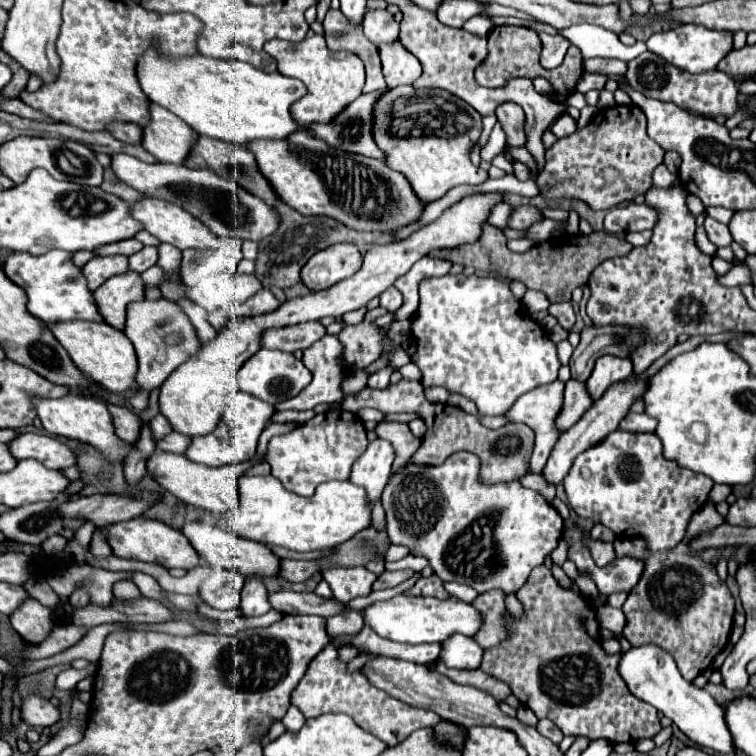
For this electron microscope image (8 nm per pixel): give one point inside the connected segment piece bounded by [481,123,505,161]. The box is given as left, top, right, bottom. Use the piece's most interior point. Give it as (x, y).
(496, 142)

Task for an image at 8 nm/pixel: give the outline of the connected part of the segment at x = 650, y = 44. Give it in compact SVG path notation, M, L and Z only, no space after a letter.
M677 25L667 31L653 33L647 39L647 49L669 61L671 65L689 71L689 73L707 73L715 71L719 61L733 51L733 33L731 31L715 31L701 25Z

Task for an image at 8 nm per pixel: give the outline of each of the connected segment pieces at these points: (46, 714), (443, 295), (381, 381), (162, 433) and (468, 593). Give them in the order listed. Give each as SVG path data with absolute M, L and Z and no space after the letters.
M31 693L21 701L21 719L33 727L51 727L59 717L59 709L39 693Z
M445 275L423 279L421 303L417 317L411 321L413 337L417 341L417 353L411 357L423 373L423 385L439 385L447 391L461 393L475 401L479 413L483 415L503 415L519 395L545 385L557 379L559 359L557 347L549 339L547 331L533 321L529 315L523 315L521 303L515 301L509 285L495 277L465 277L465 275Z
M385 367L385 369L379 369L377 373L373 373L371 377L369 377L369 387L373 387L373 389L385 389L387 385L389 385L389 377L393 375L393 372L397 371L397 367Z
M155 415L149 421L149 427L151 427L153 441L159 441L159 439L163 439L163 437L167 437L171 433L171 425L169 425L169 421L163 415Z
M447 581L447 583L445 583L445 589L447 589L453 597L463 599L463 601L467 601L467 603L471 603L471 601L477 597L477 591L475 591L475 589L471 589L469 585L457 583L457 581Z

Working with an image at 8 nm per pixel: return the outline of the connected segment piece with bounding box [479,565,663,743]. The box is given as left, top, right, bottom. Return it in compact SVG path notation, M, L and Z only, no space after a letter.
M543 565L531 571L527 583L515 595L523 605L523 615L515 617L509 611L503 613L509 635L497 647L485 649L483 663L479 667L481 671L497 681L507 683L513 695L525 707L529 707L537 715L537 719L551 719L563 731L563 735L583 735L591 741L607 739L613 743L635 743L643 737L653 737L663 729L655 707L643 703L639 697L627 691L627 683L623 683L623 677L619 675L619 653L609 655L601 647L597 613L579 591L561 587L551 569Z

